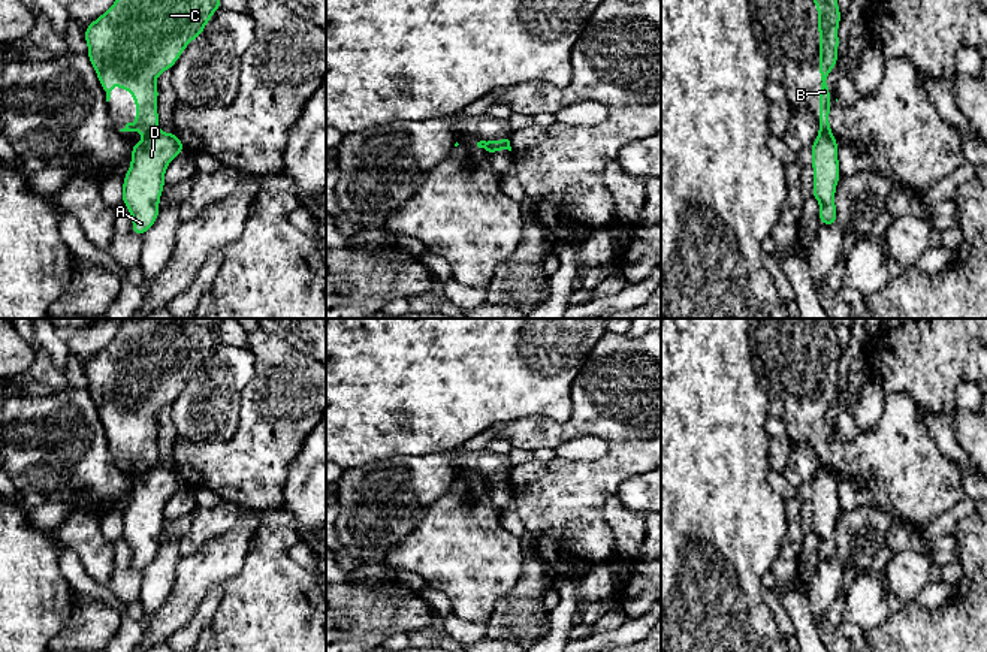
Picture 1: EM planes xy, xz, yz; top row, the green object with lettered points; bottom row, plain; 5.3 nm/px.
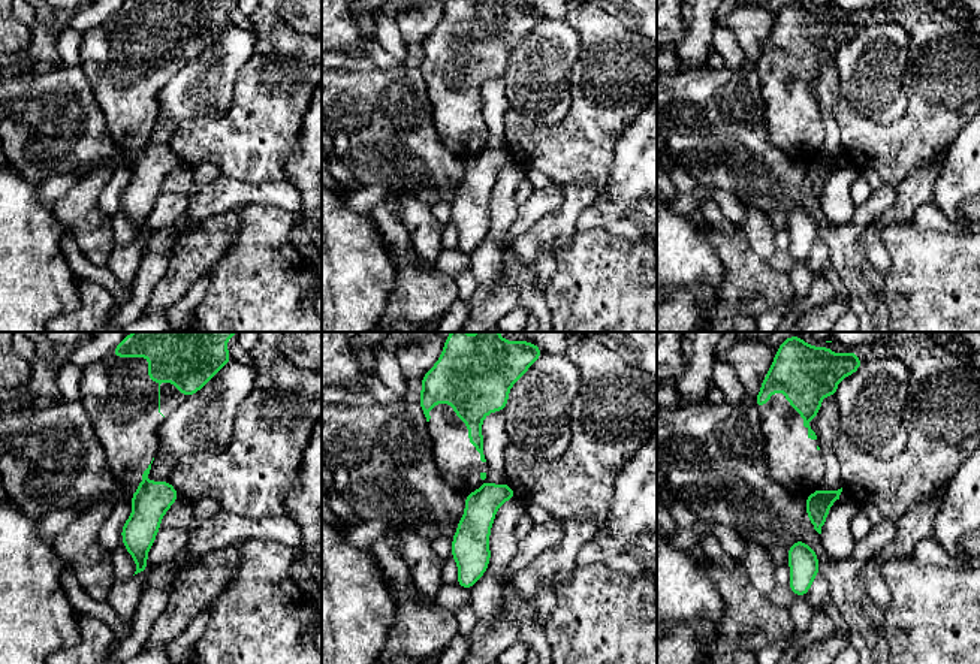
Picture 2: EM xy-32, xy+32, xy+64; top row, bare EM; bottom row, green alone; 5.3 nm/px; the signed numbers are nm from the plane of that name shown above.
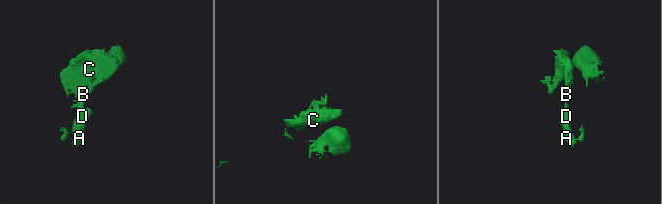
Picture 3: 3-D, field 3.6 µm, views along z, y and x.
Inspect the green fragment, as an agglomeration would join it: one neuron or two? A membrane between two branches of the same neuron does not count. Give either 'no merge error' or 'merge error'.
merge error

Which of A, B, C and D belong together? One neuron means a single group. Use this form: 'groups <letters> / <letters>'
groups A D / B C

